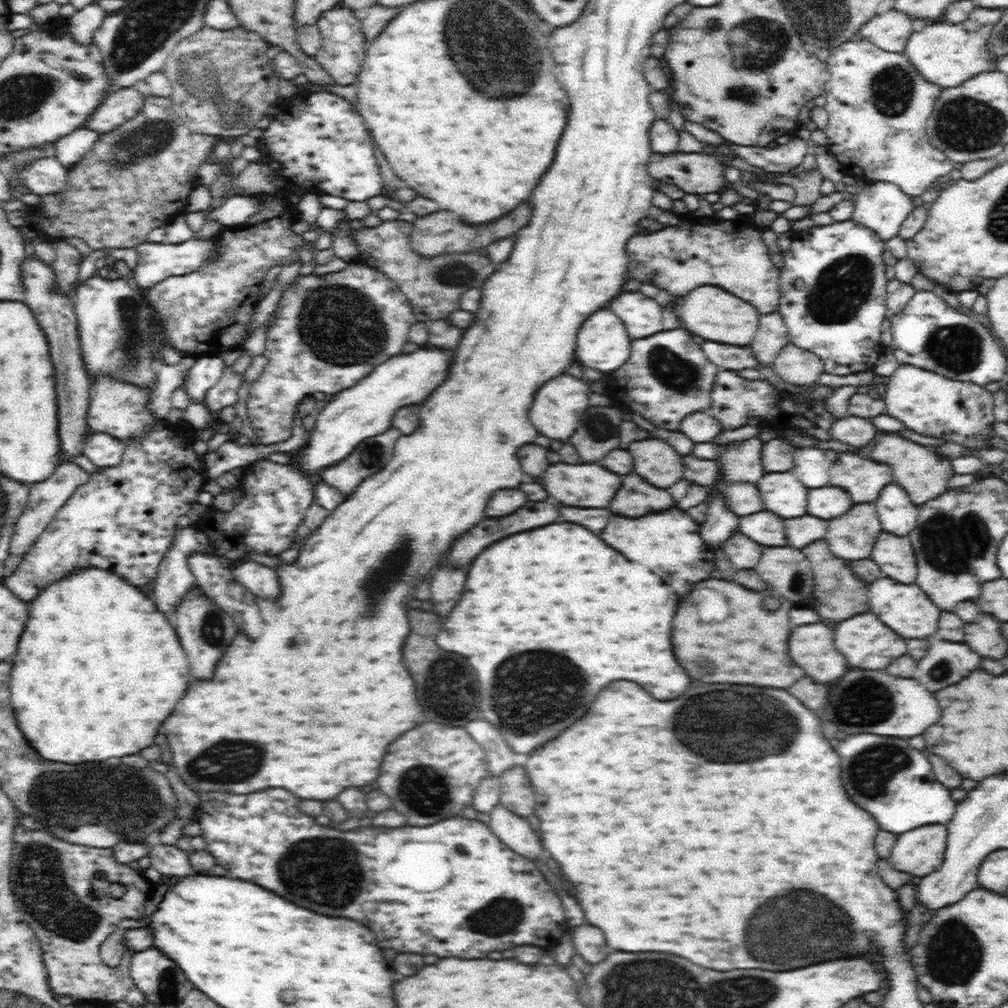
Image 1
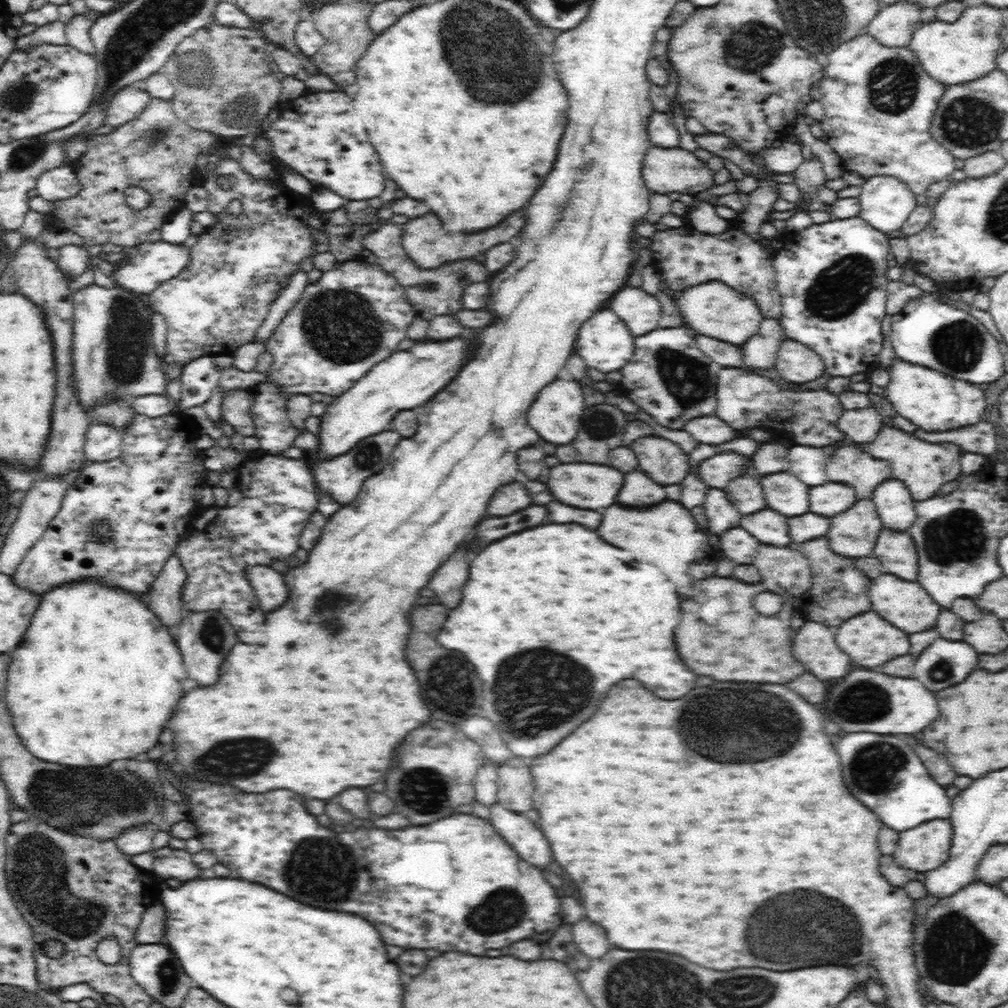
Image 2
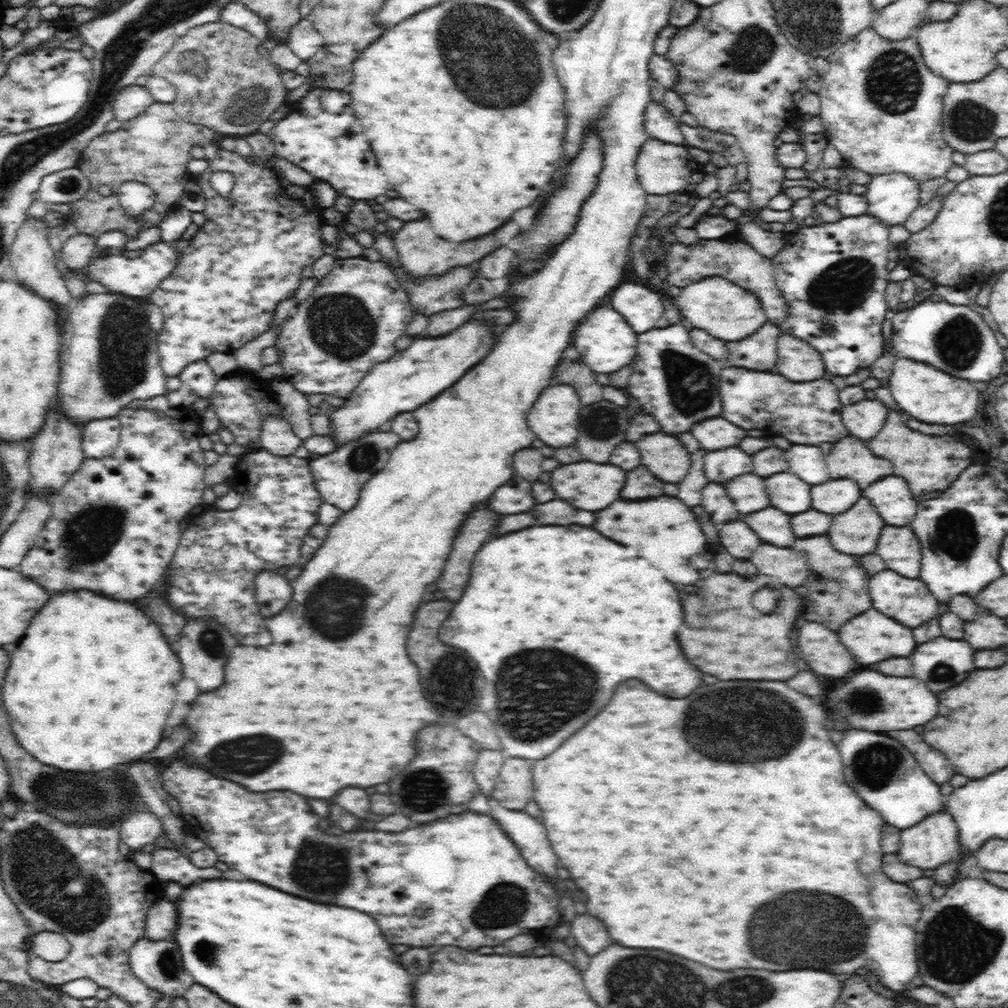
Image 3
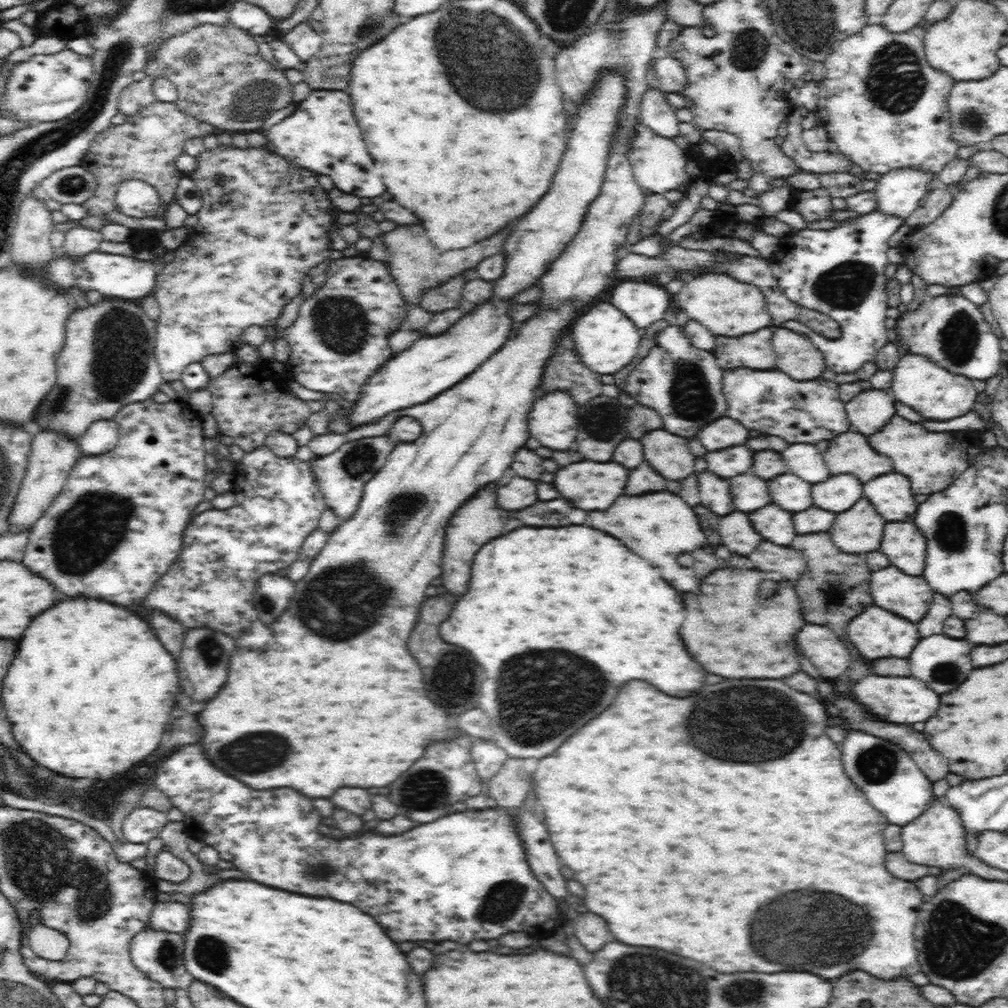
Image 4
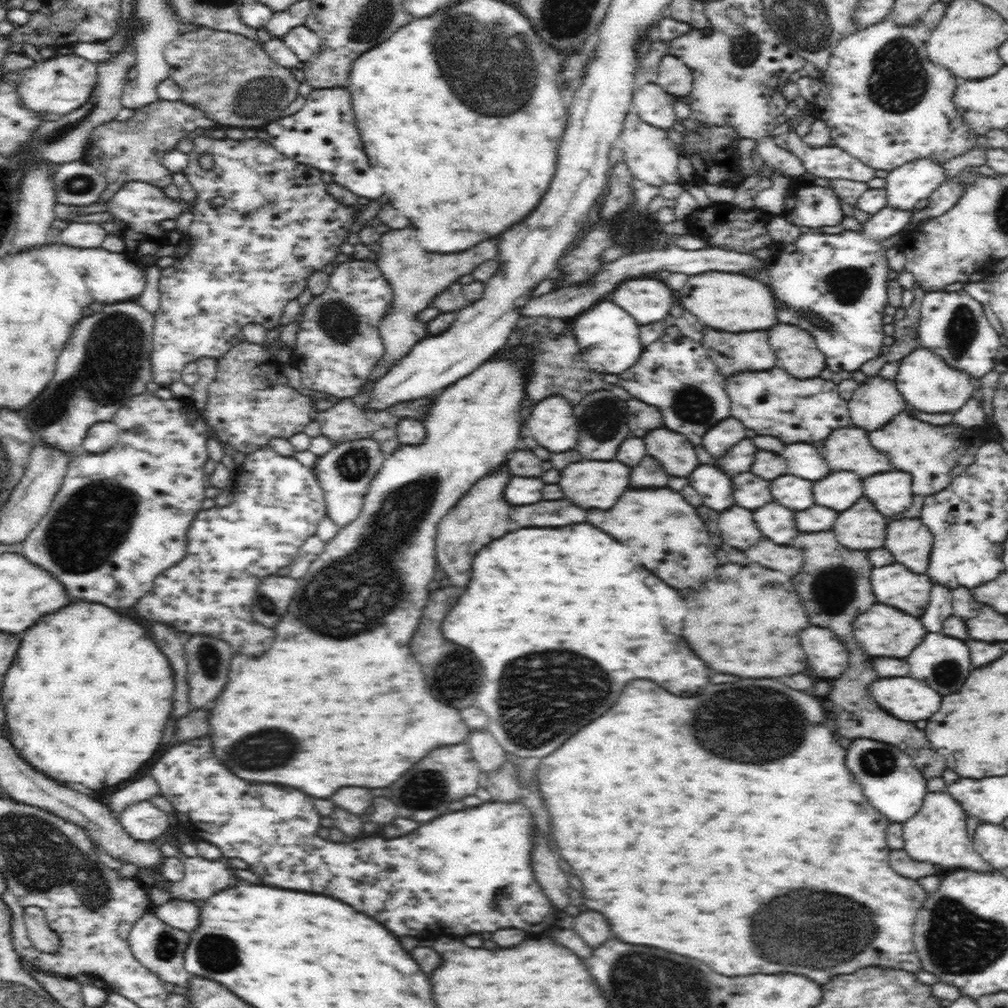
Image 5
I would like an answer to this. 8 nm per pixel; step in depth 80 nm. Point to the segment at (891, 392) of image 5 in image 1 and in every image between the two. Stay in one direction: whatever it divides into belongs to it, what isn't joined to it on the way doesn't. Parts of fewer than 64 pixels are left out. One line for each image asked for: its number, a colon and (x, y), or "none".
1: (857, 432)
2: (861, 425)
3: (864, 418)
4: (867, 412)

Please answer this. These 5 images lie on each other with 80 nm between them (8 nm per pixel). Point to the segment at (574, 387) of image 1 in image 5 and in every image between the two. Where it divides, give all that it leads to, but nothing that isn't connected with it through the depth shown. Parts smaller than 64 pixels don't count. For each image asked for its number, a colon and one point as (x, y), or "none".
2: (555, 415)
3: (553, 417)
4: (552, 421)
5: (552, 424)

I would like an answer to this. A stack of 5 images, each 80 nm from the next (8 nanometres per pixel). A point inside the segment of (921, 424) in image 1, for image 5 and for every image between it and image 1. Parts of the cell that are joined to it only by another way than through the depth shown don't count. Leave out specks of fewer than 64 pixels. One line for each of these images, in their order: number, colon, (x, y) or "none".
2: (934, 401)
3: (929, 395)
4: (938, 395)
5: (927, 383)

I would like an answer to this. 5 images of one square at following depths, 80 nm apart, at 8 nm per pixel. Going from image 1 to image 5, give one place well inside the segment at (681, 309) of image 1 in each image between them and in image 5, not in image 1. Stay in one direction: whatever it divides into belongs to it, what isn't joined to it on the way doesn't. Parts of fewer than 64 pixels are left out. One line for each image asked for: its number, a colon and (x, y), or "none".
2: (712, 310)
3: (723, 309)
4: (725, 306)
5: (732, 302)

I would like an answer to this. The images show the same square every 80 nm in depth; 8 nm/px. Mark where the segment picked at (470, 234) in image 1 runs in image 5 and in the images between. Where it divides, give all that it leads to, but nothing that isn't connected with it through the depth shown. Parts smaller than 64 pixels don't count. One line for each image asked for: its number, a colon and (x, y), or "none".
2: (430, 245)
3: (423, 254)
4: (415, 265)
5: (416, 277)

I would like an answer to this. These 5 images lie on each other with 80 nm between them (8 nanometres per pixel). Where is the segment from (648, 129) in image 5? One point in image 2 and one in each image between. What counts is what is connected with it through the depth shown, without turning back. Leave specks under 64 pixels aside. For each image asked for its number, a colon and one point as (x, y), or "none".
2: (665, 170)
3: (662, 168)
4: (658, 164)

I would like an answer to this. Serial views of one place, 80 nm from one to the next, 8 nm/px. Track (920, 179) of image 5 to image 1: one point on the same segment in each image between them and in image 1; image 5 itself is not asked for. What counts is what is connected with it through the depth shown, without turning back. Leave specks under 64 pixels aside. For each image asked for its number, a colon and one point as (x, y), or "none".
1: (882, 207)
2: (885, 203)
3: (892, 198)
4: (898, 193)

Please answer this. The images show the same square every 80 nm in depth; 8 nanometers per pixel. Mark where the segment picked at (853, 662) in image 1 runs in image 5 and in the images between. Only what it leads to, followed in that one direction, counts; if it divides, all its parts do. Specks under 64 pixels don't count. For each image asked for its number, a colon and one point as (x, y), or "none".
2: (869, 641)
3: (871, 637)
4: (877, 634)
5: (882, 631)

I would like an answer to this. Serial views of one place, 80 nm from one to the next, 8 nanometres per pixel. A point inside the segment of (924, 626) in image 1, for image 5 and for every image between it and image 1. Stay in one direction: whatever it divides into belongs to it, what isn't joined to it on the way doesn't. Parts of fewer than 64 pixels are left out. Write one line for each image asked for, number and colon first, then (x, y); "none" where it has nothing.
2: (904, 604)
3: (907, 601)
4: (907, 596)
5: (894, 585)

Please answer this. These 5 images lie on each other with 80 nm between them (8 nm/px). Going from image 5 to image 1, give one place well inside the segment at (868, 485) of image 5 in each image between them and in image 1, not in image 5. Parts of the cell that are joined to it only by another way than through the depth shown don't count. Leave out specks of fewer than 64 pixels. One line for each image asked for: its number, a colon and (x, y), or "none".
1: (898, 514)
2: (897, 510)
3: (897, 505)
4: (891, 495)

